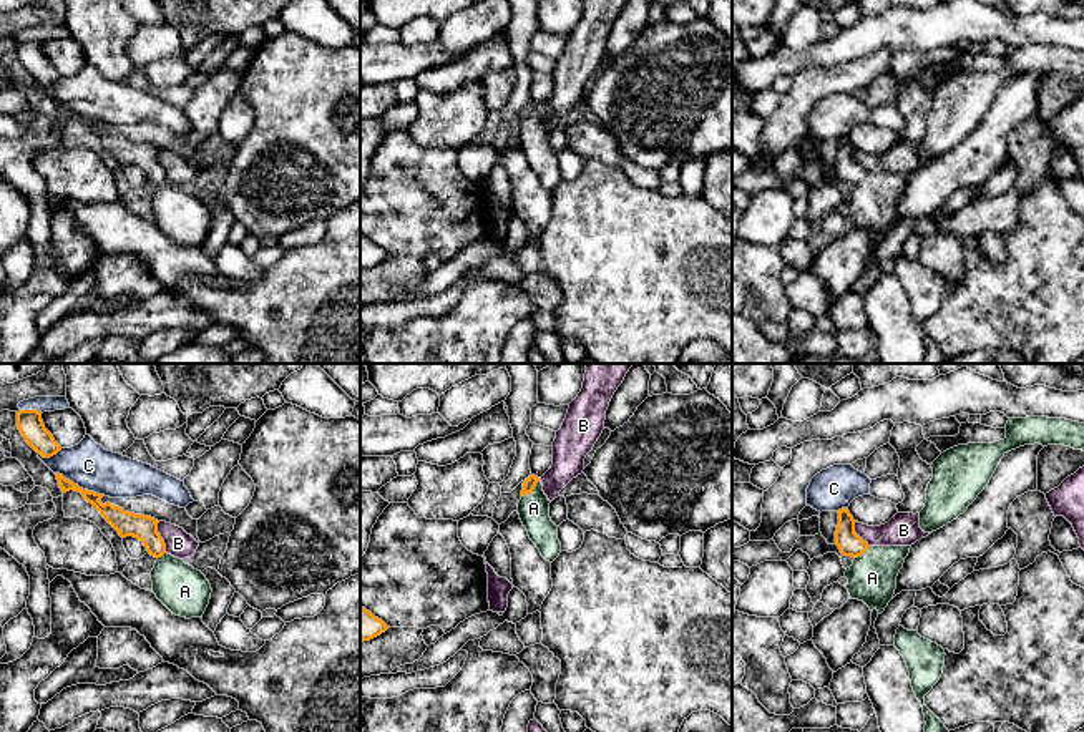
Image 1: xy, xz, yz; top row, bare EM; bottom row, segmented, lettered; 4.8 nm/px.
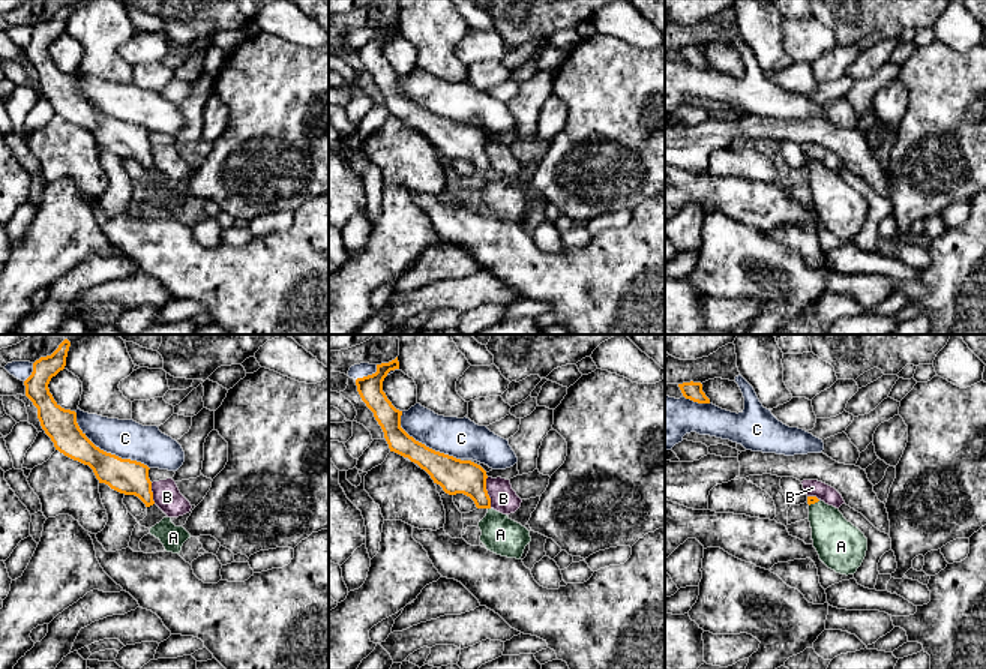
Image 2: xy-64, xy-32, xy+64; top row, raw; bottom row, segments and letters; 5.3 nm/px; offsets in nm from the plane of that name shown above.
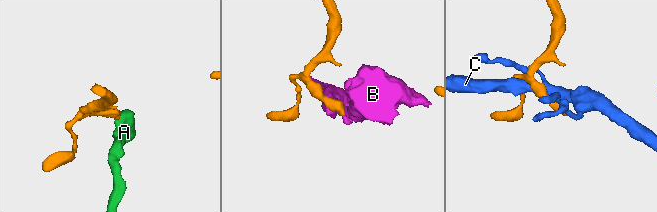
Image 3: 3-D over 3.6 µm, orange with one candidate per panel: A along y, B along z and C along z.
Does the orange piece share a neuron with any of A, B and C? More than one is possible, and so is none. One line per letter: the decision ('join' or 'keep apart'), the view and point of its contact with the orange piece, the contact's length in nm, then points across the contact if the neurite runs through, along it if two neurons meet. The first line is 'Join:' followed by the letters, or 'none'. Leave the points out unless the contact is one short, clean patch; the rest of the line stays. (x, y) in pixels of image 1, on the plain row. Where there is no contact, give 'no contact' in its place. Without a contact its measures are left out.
Join: A
A: join | xz (532, 118) | 120 nm | across xz (532, 108), (532, 118), (533, 136)
B: keep apart | xy (160, 165) | 160 nm
C: keep apart | xy (78, 115) | 280 nm

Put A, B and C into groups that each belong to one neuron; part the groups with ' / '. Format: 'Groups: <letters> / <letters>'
Groups: A / B / C

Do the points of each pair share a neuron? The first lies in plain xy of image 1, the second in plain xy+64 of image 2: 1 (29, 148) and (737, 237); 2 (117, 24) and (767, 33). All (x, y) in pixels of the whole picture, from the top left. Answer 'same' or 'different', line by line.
1: same
2: same

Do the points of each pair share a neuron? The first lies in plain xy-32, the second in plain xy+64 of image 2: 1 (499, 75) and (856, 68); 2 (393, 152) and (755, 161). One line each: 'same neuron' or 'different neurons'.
1: different neurons
2: same neuron

